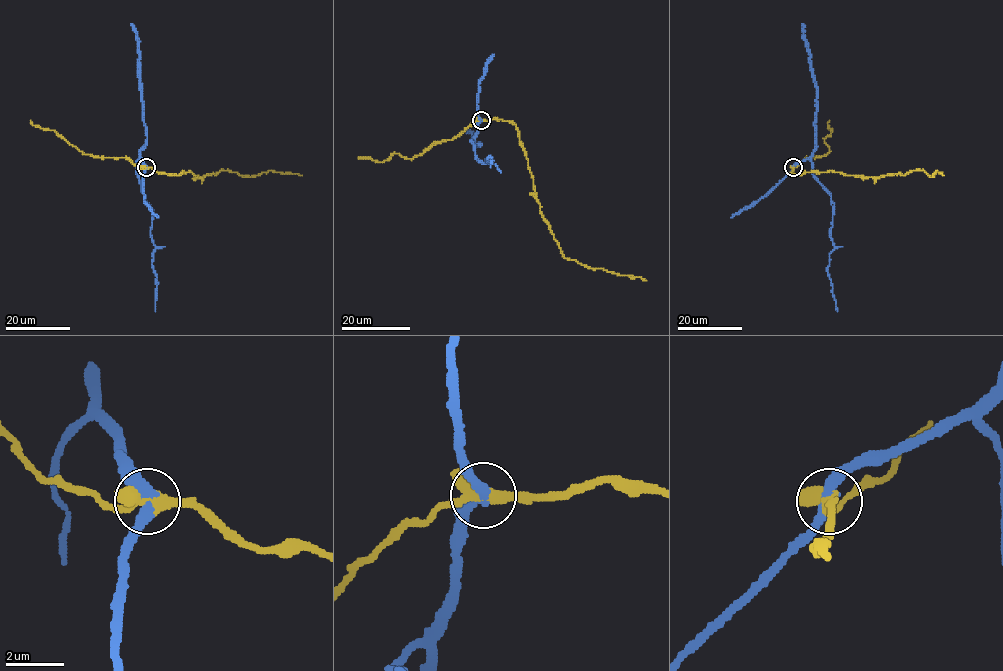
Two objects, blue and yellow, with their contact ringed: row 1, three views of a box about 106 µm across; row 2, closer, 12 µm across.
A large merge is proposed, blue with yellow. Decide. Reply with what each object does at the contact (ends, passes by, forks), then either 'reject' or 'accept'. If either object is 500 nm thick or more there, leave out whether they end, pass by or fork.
blue passes by | yellow forks | reject

